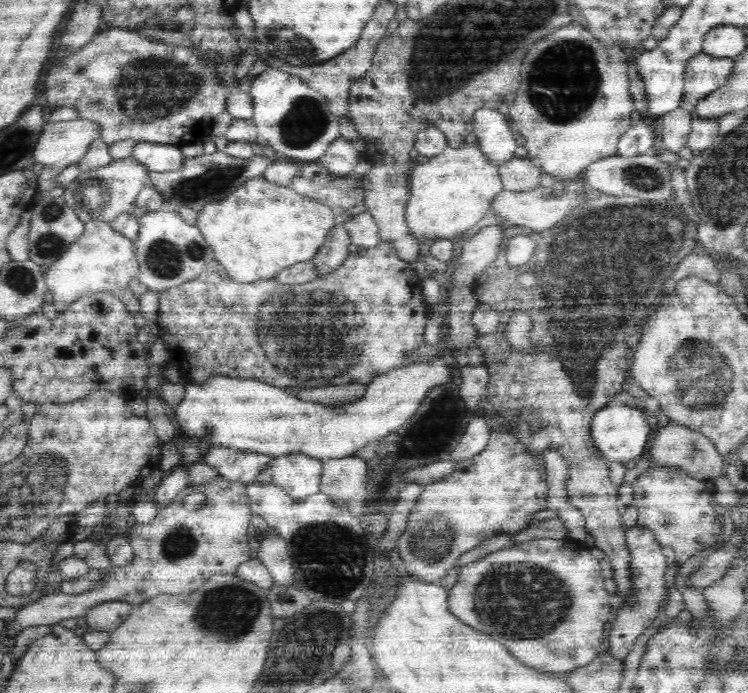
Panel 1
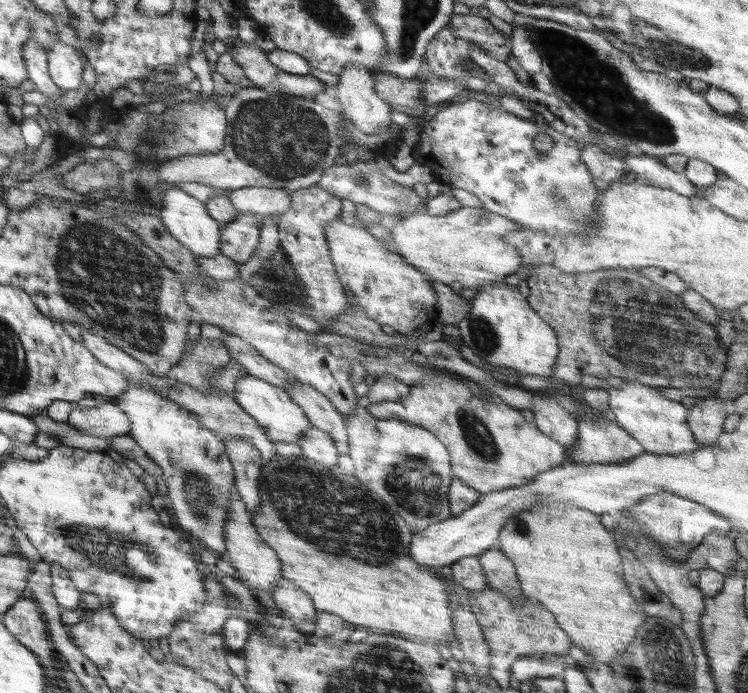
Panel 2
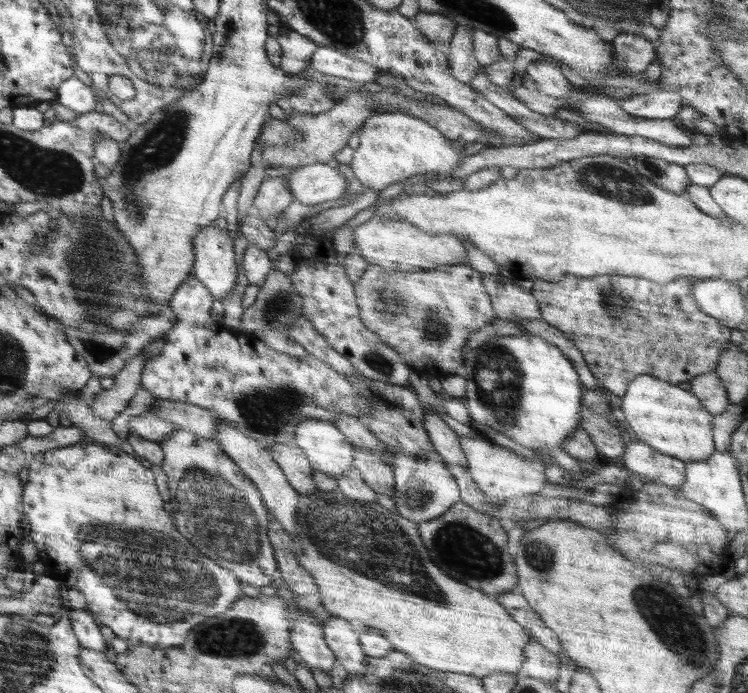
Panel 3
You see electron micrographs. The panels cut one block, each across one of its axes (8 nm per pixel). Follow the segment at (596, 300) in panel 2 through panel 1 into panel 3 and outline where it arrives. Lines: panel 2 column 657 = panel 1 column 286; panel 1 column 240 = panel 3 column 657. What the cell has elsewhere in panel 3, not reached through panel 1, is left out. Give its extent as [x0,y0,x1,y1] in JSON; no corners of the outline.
[531,275,730,396]

